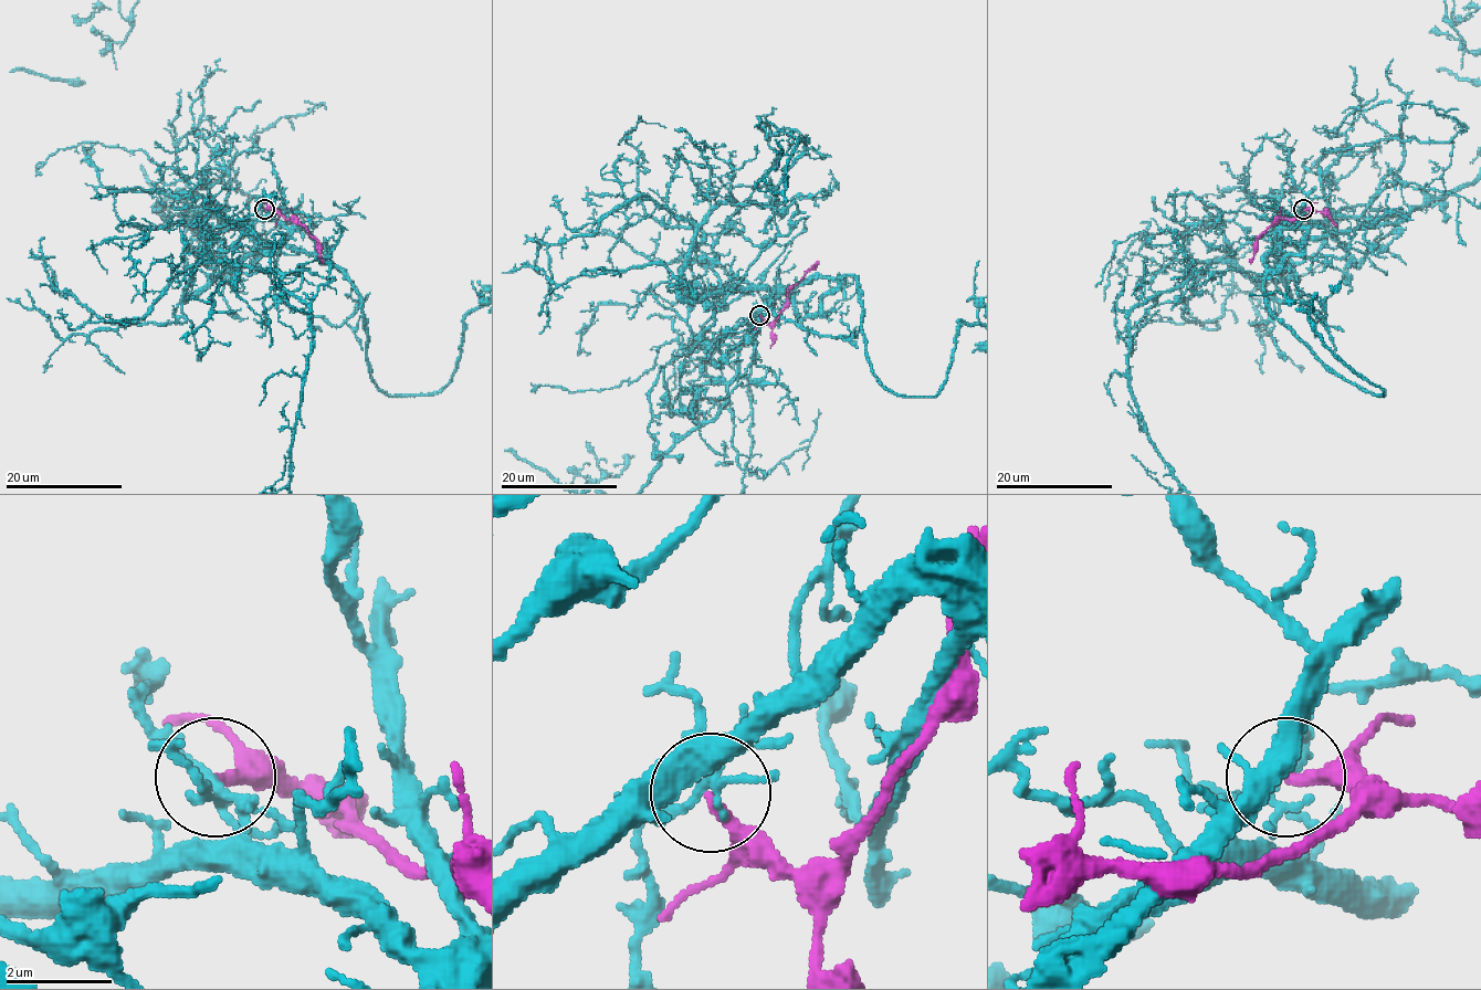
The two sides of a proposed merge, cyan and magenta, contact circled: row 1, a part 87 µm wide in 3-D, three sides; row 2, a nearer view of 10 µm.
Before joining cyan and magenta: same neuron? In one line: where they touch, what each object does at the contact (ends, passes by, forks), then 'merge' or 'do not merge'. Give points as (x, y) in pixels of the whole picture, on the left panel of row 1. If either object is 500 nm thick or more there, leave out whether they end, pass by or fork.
place (264, 209); cyan forks; magenta ends; do not merge

